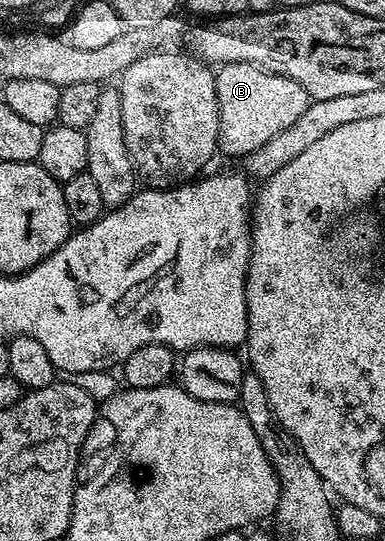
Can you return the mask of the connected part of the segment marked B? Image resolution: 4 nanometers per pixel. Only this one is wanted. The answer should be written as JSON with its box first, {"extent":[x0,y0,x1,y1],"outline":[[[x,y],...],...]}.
{"extent":[215,62,309,156],"outline":[[[248,62],[218,67],[215,87],[219,109],[219,150],[236,156],[253,152],[260,144],[265,144],[265,140],[289,128],[289,124],[294,124],[301,112],[305,112],[309,101],[305,88],[301,88],[297,80],[270,74]]]}

